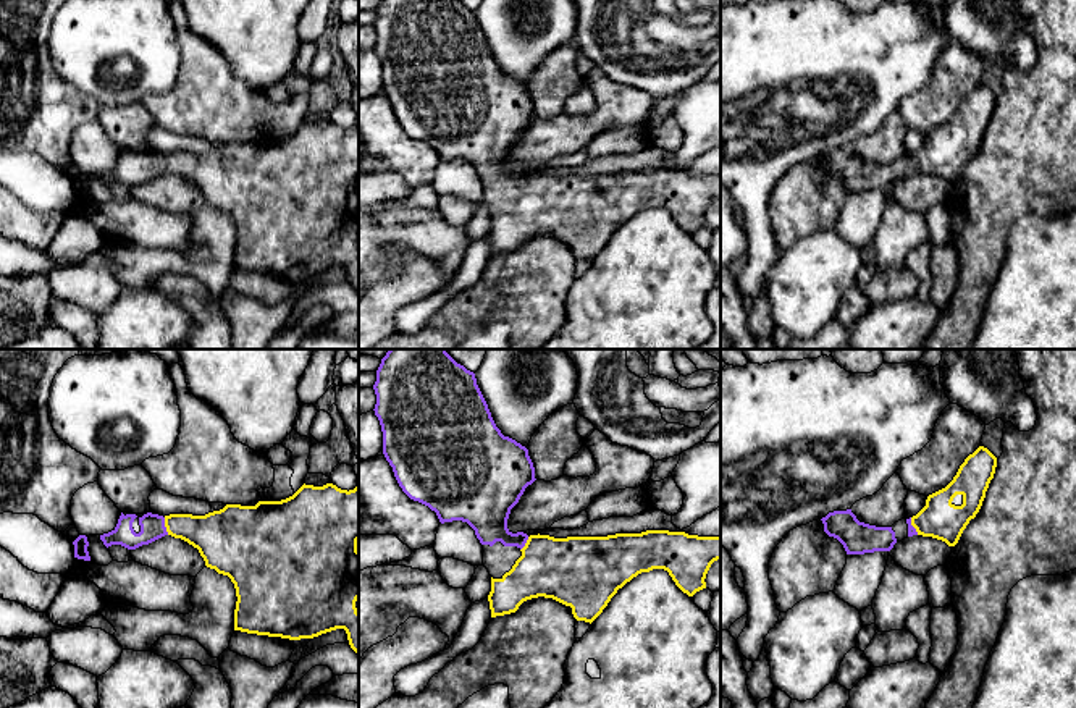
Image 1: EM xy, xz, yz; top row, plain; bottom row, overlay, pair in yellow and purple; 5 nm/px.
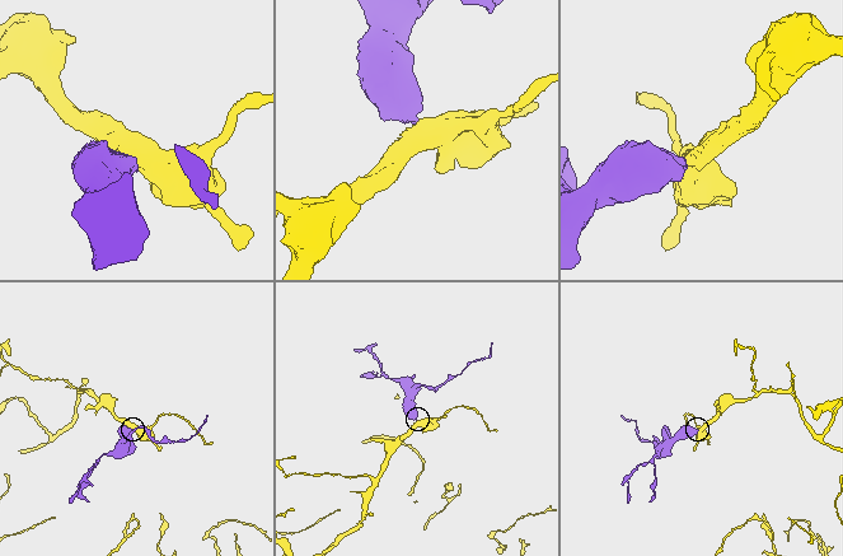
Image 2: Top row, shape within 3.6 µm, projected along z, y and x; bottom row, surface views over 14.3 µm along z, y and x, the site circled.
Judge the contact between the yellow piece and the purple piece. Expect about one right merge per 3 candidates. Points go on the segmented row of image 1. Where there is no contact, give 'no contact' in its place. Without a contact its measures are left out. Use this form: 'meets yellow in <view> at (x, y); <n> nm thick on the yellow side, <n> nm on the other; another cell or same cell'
meets yellow in xy at (165, 526); 220 nm thick on the yellow side, 130 nm on the other; same cell

